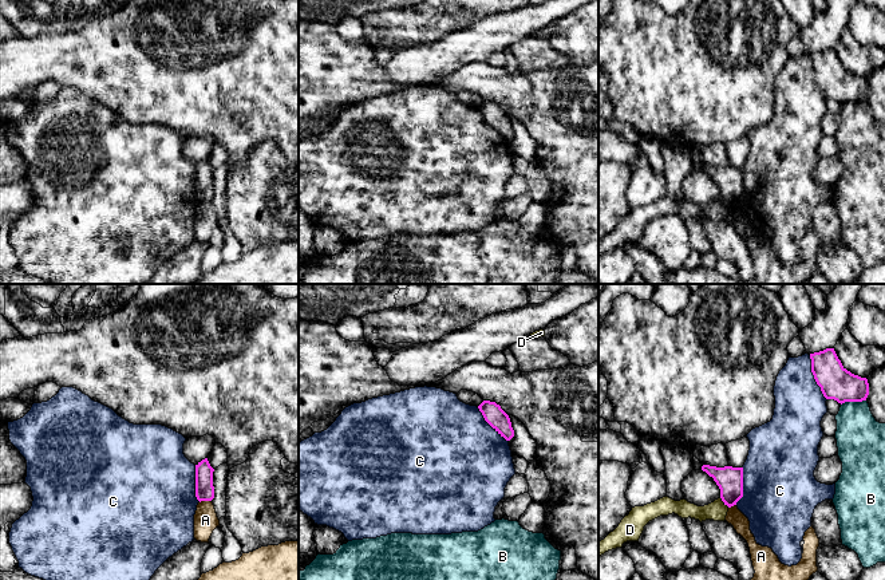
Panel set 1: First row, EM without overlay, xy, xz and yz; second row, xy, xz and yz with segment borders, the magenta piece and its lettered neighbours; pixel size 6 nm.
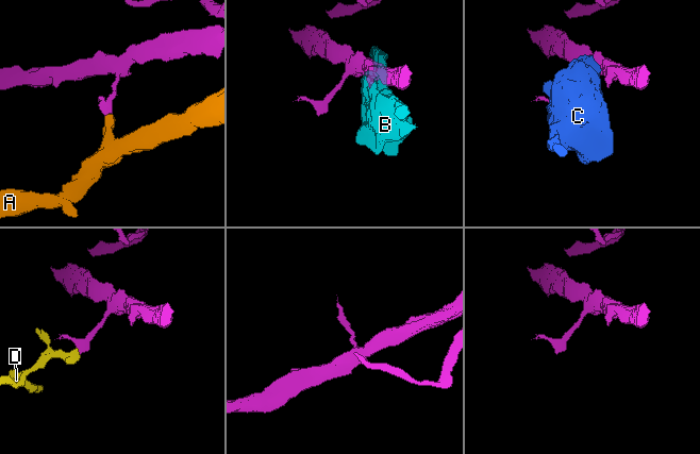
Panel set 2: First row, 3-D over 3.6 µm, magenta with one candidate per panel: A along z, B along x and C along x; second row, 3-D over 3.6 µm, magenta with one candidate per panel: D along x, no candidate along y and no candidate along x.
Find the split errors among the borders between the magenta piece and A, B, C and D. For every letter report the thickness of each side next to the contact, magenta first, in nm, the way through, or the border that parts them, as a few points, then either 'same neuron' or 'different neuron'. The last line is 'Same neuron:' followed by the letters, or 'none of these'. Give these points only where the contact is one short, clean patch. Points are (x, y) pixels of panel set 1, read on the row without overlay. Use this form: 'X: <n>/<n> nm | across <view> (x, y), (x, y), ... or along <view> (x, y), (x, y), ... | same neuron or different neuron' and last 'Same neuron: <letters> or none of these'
A: 110/140 nm | different neuron
B: 200/280 nm | different neuron
C: 200/300 nm | different neuron
D: 160/120 nm | along yz (720, 197), (729, 206) | different neuron
Same neuron: none of these

